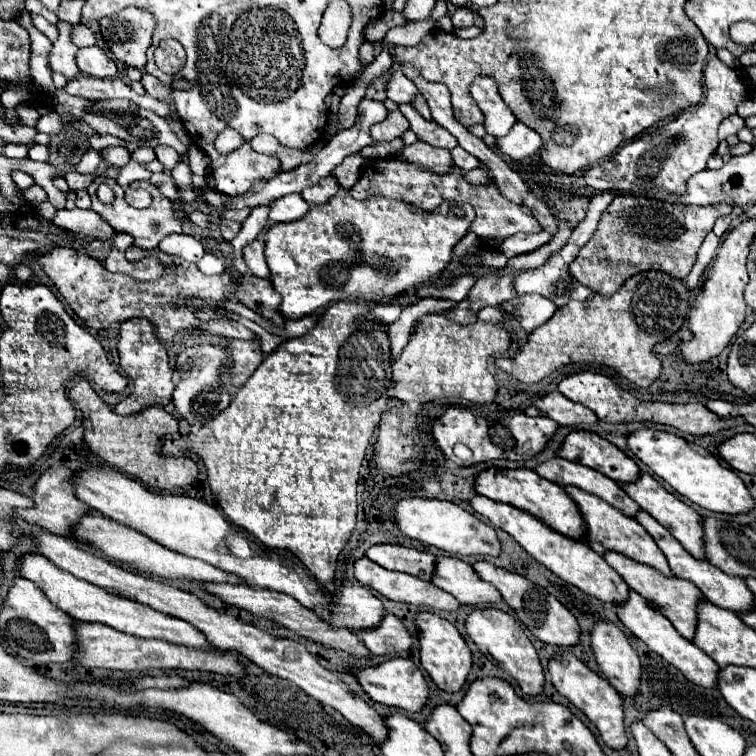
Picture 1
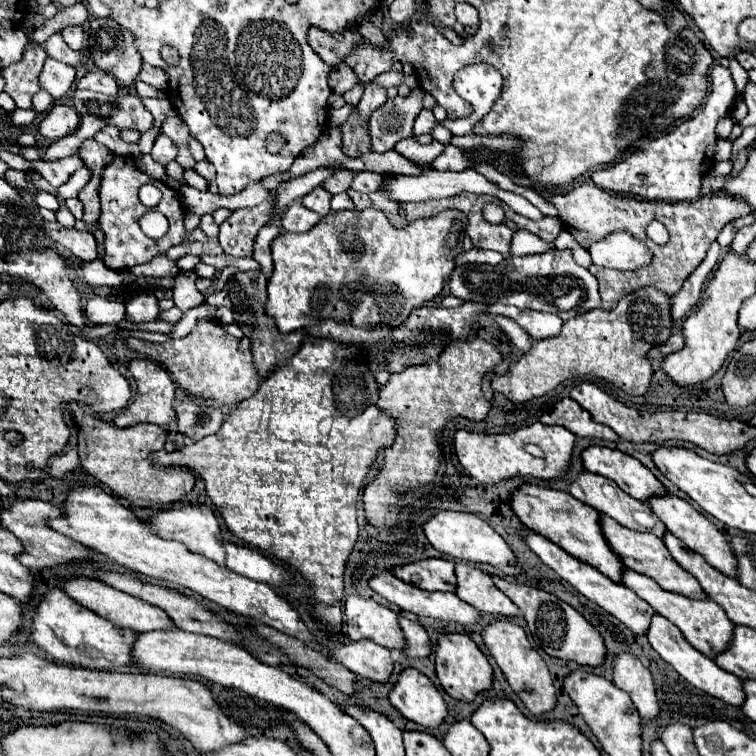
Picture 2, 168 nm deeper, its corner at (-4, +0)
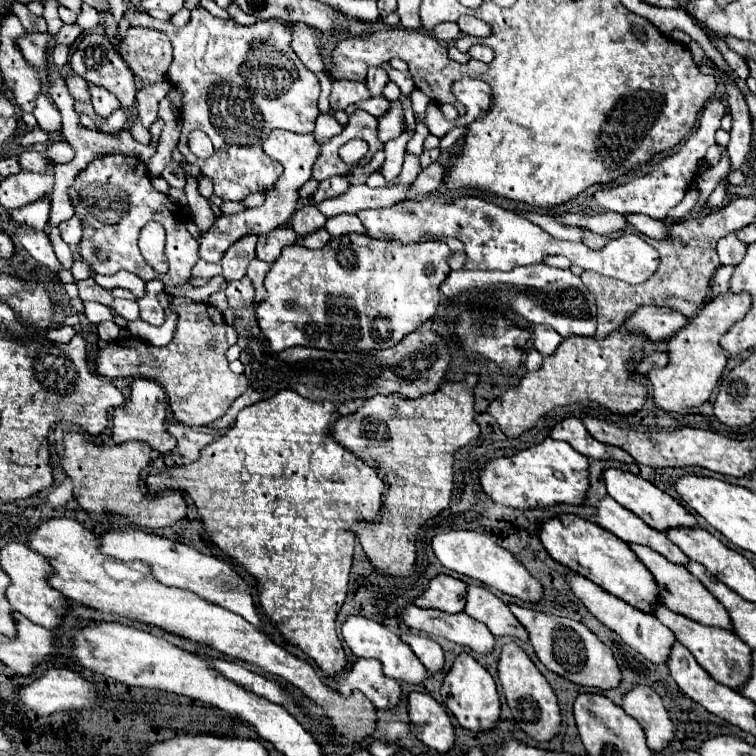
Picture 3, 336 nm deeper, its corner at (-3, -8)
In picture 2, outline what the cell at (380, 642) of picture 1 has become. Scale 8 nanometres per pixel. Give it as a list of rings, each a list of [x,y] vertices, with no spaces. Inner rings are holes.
[[[401,618],[401,630],[407,638],[407,648],[405,648],[405,654],[407,656],[417,656],[417,658],[425,658],[431,654],[433,650],[433,644],[431,644],[431,638],[429,634],[425,632],[425,628],[417,622],[411,622],[407,618]]]

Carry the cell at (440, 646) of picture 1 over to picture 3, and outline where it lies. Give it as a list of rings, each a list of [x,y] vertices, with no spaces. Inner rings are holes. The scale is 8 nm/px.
[[[462,652],[462,654],[456,656],[452,668],[444,676],[440,692],[442,692],[444,704],[458,718],[460,726],[470,728],[474,732],[494,728],[494,724],[496,724],[496,720],[500,716],[500,700],[498,700],[496,682],[490,676],[490,672],[482,664],[478,664],[470,654]]]

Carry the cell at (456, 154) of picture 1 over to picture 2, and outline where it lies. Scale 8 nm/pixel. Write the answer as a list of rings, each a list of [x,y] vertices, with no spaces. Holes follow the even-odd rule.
[[[447,144],[445,150],[433,160],[431,168],[435,168],[435,170],[453,170],[453,172],[461,172],[463,168],[467,168],[467,162],[469,162],[469,160],[465,158],[465,154],[463,154],[459,148]]]

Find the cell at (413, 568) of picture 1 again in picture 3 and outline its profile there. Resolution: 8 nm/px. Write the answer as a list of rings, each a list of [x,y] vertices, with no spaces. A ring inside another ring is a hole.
[[[438,574],[430,580],[428,588],[416,598],[416,606],[420,608],[438,608],[442,612],[460,612],[464,610],[464,592],[466,584],[458,578]]]

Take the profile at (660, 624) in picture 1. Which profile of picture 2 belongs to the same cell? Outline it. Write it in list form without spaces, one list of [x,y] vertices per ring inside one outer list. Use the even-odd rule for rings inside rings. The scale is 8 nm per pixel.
[[[655,614],[653,620],[651,620],[647,638],[649,638],[649,644],[653,646],[653,650],[657,650],[657,652],[661,654],[661,658],[663,658],[667,664],[671,664],[671,666],[673,666],[689,684],[693,684],[695,688],[699,688],[699,690],[707,692],[709,696],[715,696],[715,698],[719,698],[719,700],[723,700],[725,704],[731,704],[731,706],[735,706],[735,708],[739,708],[741,700],[745,700],[745,692],[743,692],[743,688],[741,688],[741,684],[743,684],[741,678],[737,678],[737,676],[729,674],[729,672],[721,670],[711,658],[707,658],[707,656],[703,656],[699,650],[695,650],[695,648],[683,638],[683,634],[679,632],[679,628],[673,626],[667,618]]]

